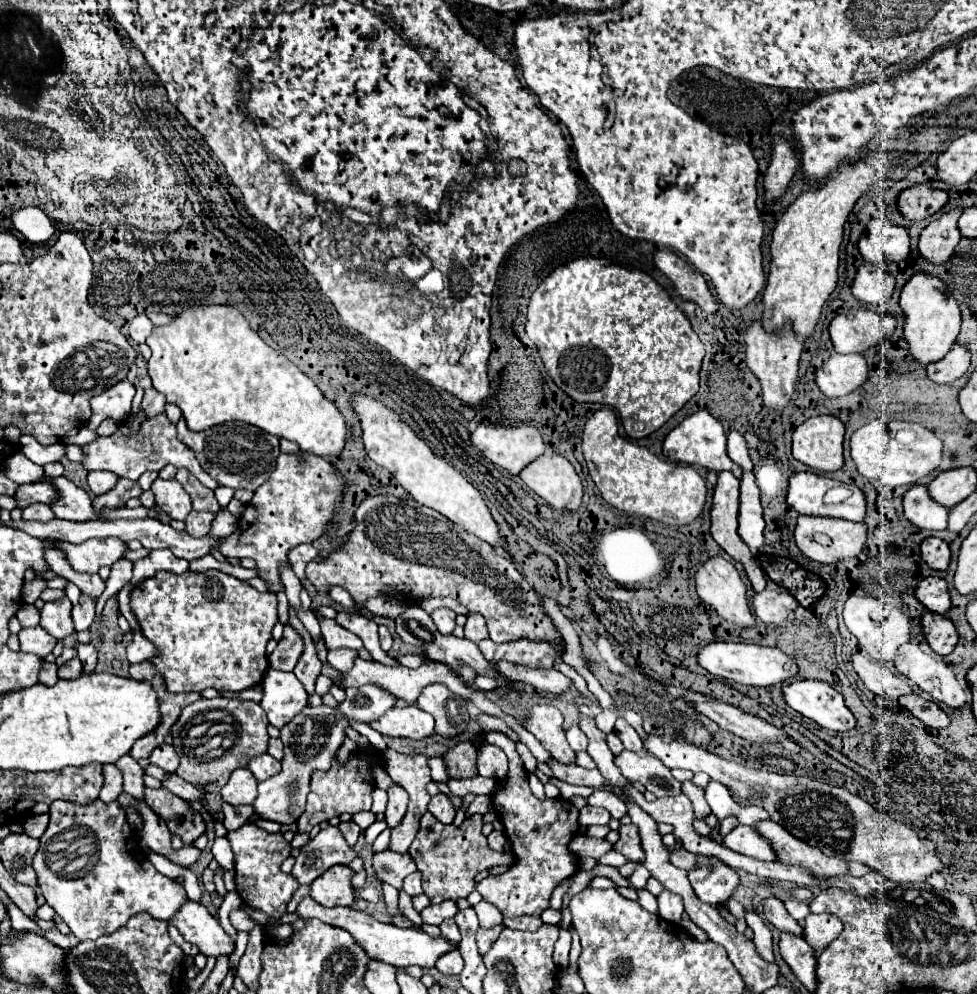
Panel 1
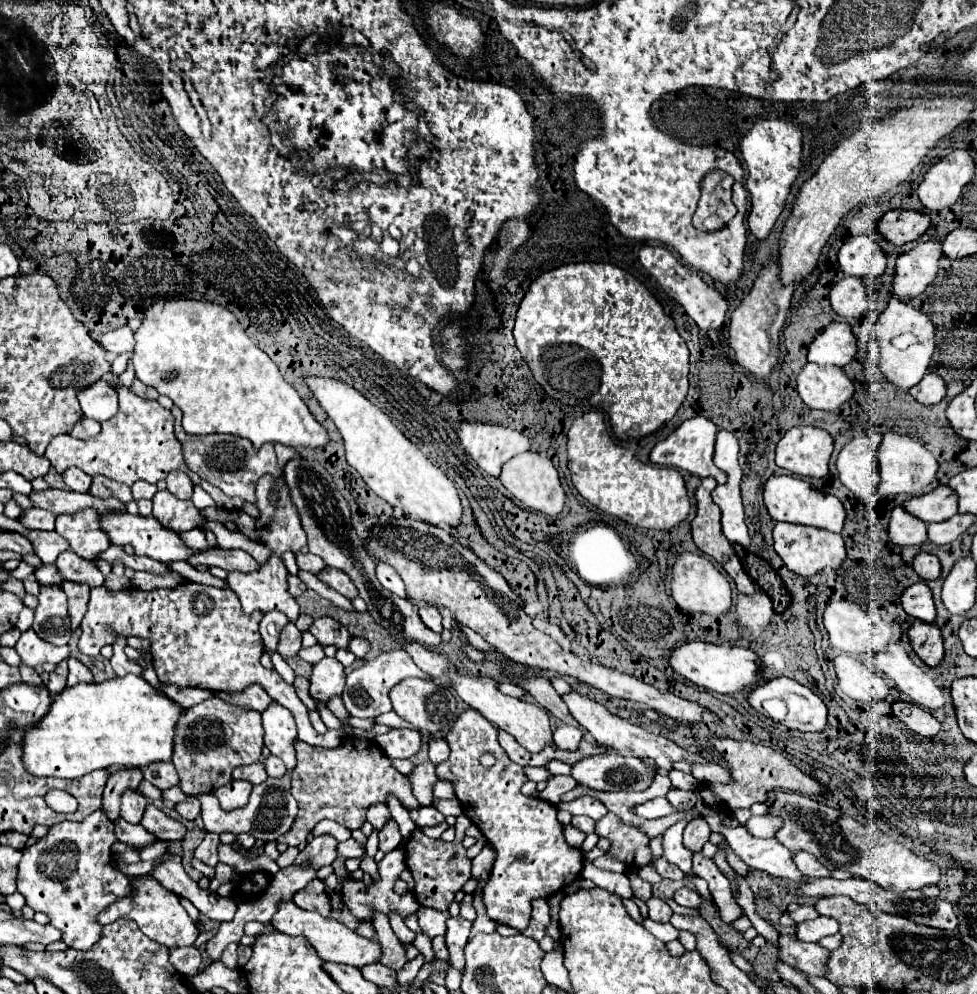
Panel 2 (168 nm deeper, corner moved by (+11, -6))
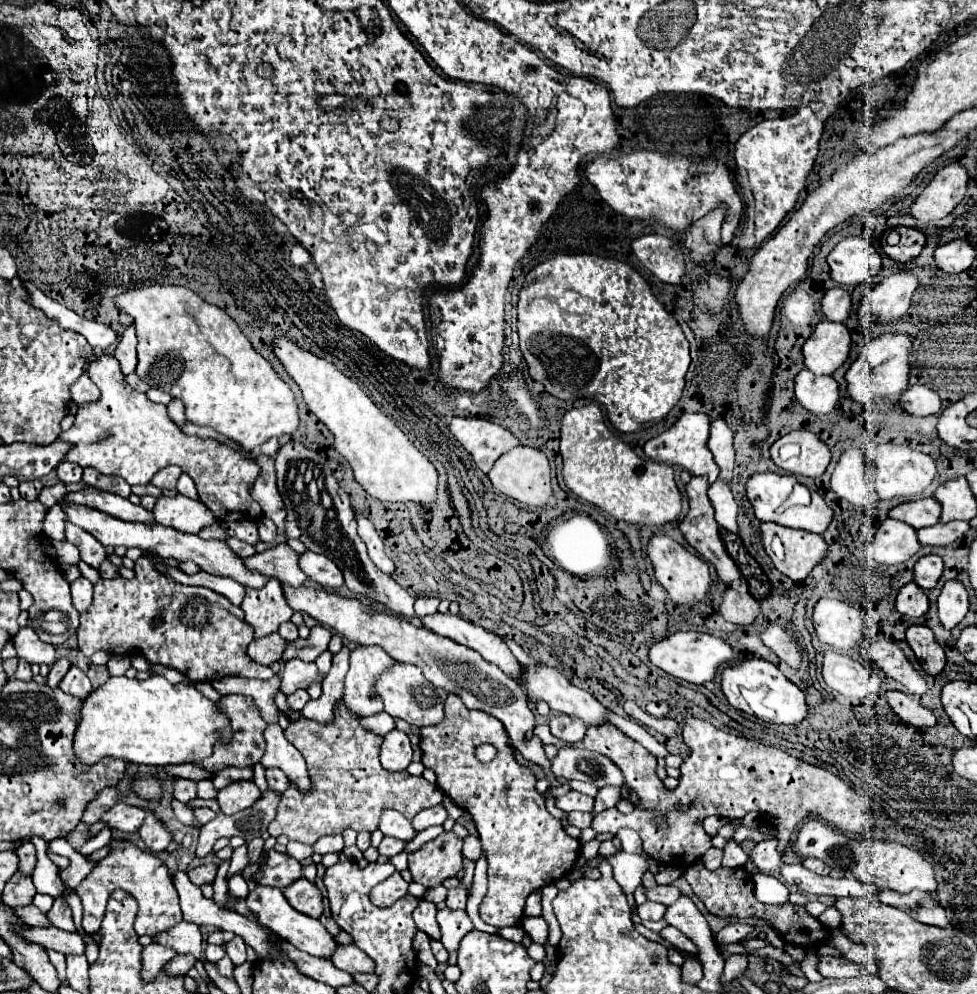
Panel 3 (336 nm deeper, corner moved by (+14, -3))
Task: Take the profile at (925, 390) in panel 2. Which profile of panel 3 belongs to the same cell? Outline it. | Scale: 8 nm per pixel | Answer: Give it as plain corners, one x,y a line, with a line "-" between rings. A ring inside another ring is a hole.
912,385
910,389
906,389
900,397
900,405
902,409
906,409
906,413
920,417
942,411
942,399
926,385

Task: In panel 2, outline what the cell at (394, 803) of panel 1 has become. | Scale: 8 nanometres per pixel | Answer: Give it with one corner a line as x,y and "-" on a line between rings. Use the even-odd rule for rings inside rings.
395,822
387,824
387,828
383,828
379,832
379,850
385,854
391,850
397,850
401,846
401,842
403,842
403,836
399,834
399,828

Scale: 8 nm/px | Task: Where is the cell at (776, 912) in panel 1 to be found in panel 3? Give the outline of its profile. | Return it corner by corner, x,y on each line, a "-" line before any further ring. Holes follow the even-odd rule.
818,955
818,965
816,965
818,973
824,977
856,977
862,973
862,969
854,963
850,963
844,957
826,957
826,955

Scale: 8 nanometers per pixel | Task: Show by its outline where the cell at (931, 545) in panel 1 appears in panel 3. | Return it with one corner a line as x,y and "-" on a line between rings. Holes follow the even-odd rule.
924,555
914,565
914,581
922,589
936,587
940,575
942,575
942,559
938,555

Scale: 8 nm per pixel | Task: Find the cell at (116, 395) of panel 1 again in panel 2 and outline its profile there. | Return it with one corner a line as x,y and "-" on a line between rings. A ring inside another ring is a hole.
97,380
91,386
79,390
77,400
83,414
97,422
105,422
117,412
117,394
113,392
113,388
109,388
105,380

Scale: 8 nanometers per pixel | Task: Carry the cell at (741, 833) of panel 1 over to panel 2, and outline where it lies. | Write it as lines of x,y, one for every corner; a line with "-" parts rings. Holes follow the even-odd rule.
755,840
749,852
749,864
755,870
763,870
771,876
785,878
797,884
807,880
807,876
797,870
789,852
785,852
785,848
781,848
777,840

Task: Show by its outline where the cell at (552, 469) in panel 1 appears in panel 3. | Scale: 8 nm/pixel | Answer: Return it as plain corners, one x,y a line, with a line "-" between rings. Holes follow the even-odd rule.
518,445
510,453
502,455
492,471
488,473
496,491
504,493
510,499
516,499
530,507
544,507
552,499
552,485
550,485
550,463
548,457
540,449

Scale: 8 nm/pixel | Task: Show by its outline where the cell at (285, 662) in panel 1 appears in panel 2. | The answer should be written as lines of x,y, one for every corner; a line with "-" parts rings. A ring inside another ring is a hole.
289,622
281,632
281,640
279,640
277,652
283,658
293,658
293,656
297,656
299,650
301,650
301,632
297,630
297,626
293,622

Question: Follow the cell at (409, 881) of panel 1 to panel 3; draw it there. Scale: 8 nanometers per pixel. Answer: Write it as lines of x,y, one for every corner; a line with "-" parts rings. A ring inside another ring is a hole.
396,871
392,877
388,877
386,881
382,881
378,887
372,889
370,893
370,901
376,907
388,907
392,905
396,899
400,899
406,893
406,881
400,877
400,873

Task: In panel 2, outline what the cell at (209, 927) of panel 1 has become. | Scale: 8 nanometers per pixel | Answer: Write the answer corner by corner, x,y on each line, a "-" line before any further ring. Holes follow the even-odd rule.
137,876
133,878
133,892
127,898
121,898
117,902
113,902
105,912
101,912
101,916
97,916
99,924
111,924
117,916
129,916
137,922
139,930
149,936
151,940
167,946
167,948
175,948
175,946
193,946
195,938
199,936
199,928
193,924
193,920
189,918
189,914
185,912
185,908
181,906
179,898
169,892
167,888
163,888
153,876

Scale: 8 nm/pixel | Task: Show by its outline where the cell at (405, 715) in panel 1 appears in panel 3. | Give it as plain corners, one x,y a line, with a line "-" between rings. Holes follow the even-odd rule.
394,729
384,735
380,763
386,771
404,771
412,761
412,747
406,733

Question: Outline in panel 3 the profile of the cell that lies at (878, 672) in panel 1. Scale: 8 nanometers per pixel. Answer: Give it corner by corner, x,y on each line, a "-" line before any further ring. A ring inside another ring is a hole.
836,651
824,655
822,677
830,689
854,699
866,699
868,695
878,693
882,685
882,677
876,671

